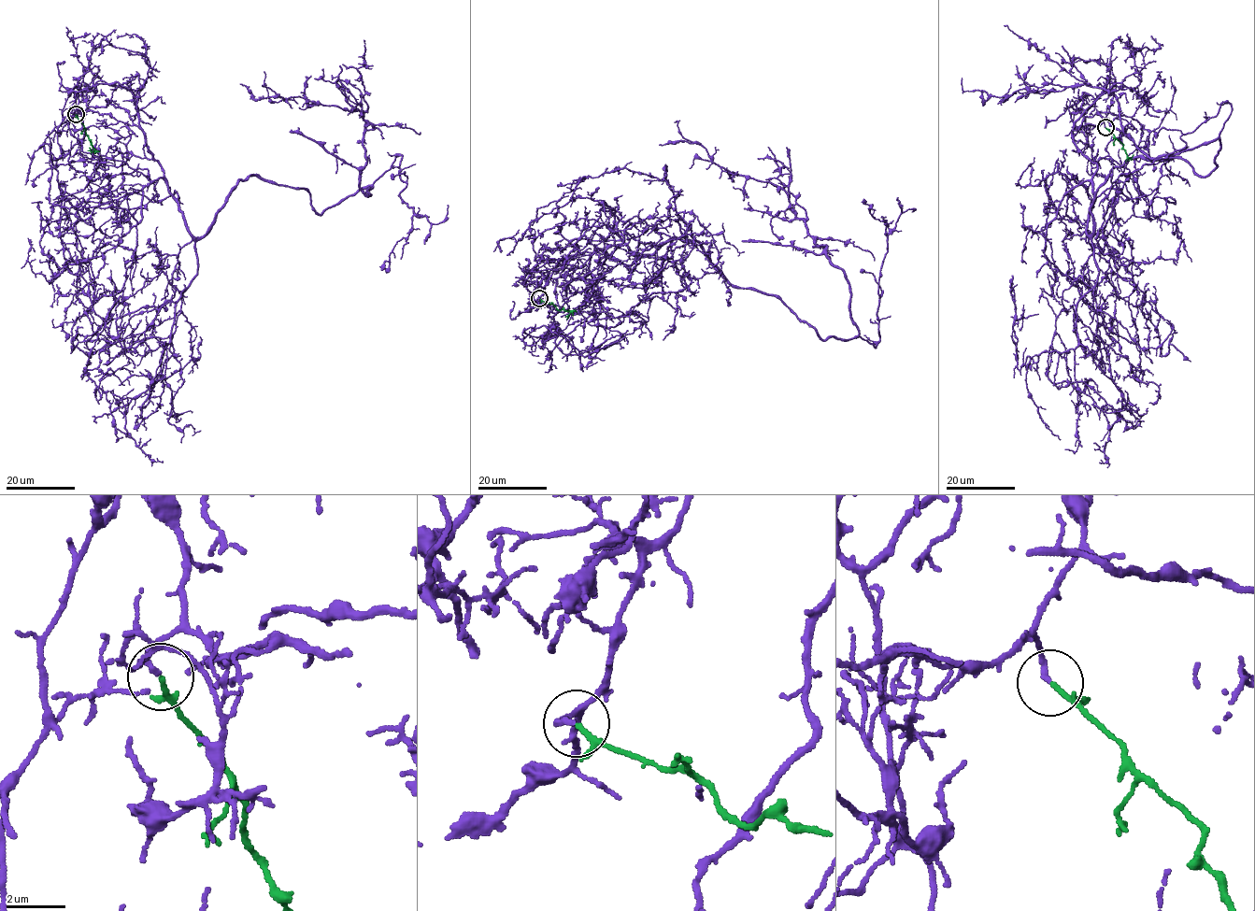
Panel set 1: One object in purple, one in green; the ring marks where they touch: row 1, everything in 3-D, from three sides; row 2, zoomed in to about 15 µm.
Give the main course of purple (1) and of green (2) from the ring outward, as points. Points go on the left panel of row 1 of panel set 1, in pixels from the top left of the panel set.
1: (75, 114), (142, 131), (193, 236), (249, 176), (320, 214), (371, 194), (362, 111), (263, 71)
2: (76, 114), (93, 149), (89, 148)

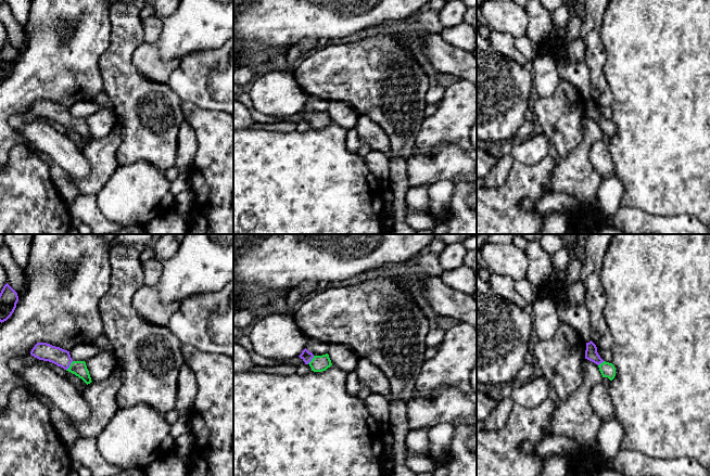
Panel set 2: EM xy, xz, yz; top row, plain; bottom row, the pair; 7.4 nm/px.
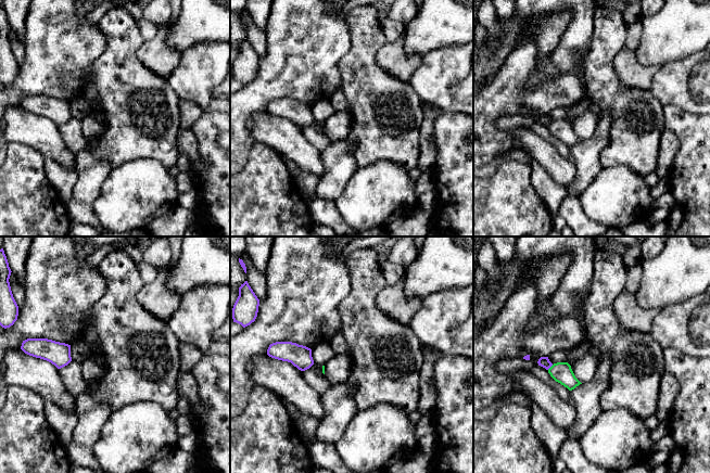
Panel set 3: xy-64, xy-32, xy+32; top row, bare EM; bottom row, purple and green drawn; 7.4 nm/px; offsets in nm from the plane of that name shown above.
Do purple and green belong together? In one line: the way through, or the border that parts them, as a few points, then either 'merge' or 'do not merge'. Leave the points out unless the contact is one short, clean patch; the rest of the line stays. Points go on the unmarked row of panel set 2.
across xy (45, 108), (59, 113), (70, 121), (79, 126) | merge

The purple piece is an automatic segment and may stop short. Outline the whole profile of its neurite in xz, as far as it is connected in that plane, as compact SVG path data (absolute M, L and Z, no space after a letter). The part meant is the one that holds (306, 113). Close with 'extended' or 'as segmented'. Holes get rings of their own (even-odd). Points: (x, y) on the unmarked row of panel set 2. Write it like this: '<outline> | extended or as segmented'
M306 105L299 113L314 129L322 129L332 123L329 112L314 113Z | extended

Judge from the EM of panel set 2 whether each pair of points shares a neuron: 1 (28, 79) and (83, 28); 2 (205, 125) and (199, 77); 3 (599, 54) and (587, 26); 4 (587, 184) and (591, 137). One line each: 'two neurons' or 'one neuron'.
1: one neuron
2: two neurons
3: one neuron
4: one neuron

